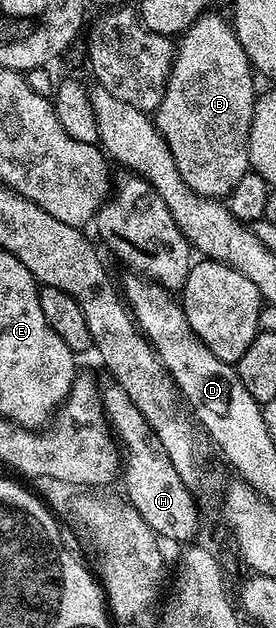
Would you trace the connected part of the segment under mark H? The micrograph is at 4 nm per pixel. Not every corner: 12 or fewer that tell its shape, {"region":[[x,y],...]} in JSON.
{"region":[[103,385],[123,495],[157,537],[195,541],[193,489],[122,386]]}

